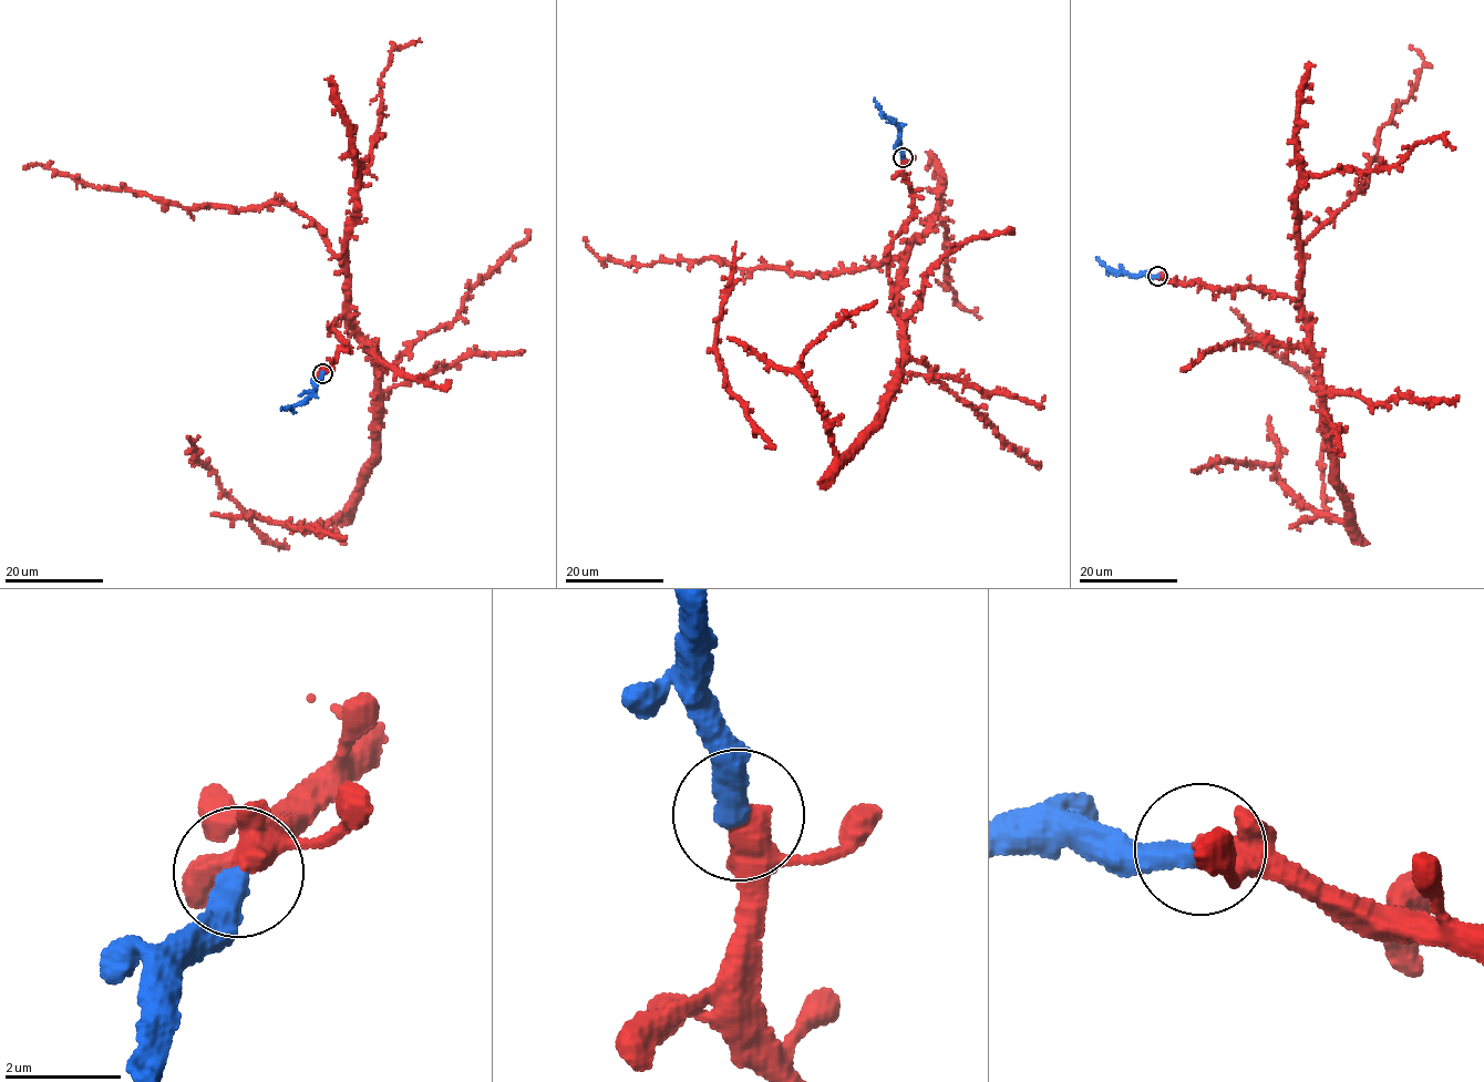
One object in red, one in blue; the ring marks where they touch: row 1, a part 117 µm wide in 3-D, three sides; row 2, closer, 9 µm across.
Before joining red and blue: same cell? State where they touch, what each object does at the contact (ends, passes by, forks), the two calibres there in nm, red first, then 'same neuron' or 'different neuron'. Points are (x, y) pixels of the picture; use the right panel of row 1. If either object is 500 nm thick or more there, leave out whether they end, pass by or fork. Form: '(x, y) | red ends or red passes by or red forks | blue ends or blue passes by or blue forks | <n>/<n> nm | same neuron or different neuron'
(1157, 276) | red passes by | blue ends | 360/440 nm | same neuron

